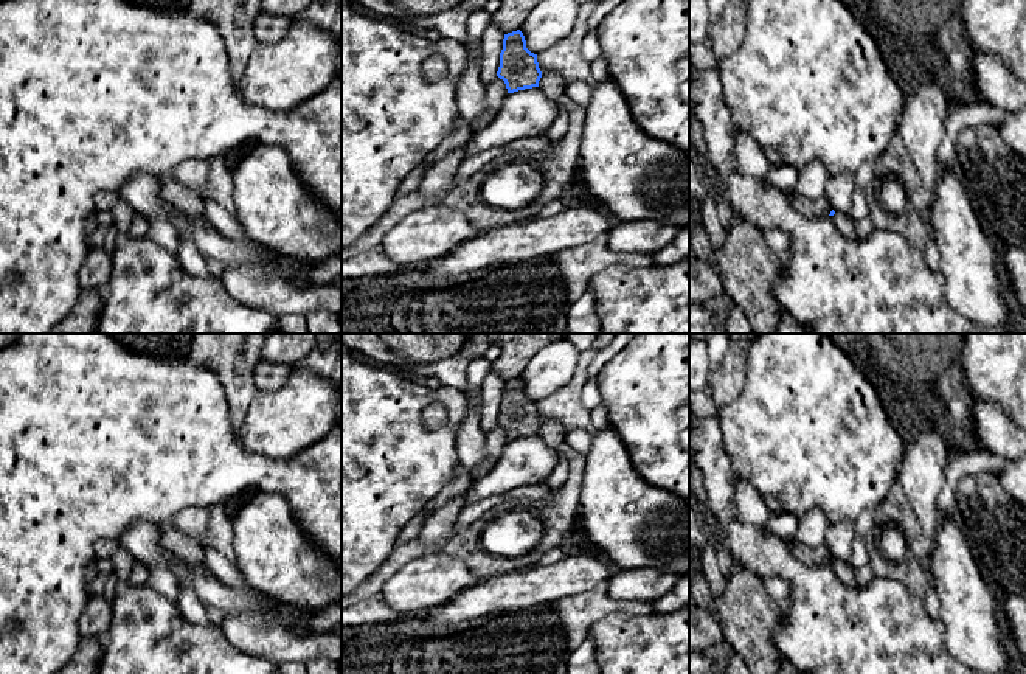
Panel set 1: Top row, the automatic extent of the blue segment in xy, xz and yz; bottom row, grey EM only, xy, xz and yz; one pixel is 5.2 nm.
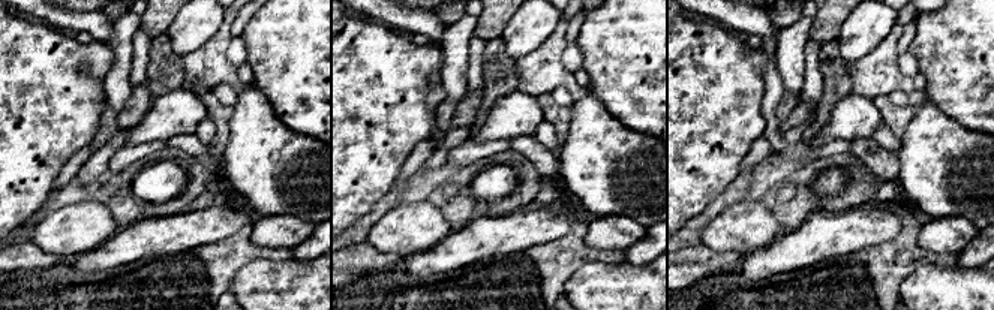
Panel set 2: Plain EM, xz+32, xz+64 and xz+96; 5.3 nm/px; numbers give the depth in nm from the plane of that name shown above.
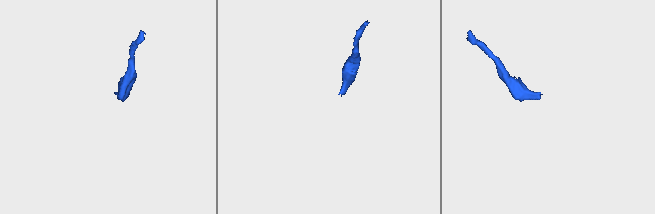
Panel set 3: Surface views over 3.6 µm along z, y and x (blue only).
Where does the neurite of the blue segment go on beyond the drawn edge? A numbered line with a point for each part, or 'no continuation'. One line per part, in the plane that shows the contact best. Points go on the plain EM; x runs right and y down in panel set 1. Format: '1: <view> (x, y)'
1: yz (843, 570)

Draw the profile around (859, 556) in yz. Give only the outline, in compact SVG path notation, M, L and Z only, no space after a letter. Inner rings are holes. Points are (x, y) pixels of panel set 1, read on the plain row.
M863 537L854 539L852 553L851 553L851 558L847 559L847 564L852 568L860 568L869 564L869 554L868 554L868 548L866 548Z

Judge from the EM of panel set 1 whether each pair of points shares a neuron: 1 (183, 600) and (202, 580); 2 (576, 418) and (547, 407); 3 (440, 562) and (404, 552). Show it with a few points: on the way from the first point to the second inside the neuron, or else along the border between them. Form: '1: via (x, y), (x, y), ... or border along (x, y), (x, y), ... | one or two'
1: border along (177, 578), (201, 600) | two
2: via (568, 410), (565, 407), (554, 407) | one
3: border along (436, 550), (412, 558), (390, 576) | two

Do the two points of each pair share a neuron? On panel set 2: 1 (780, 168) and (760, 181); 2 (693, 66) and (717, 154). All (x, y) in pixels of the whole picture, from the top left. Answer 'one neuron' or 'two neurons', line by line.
1: one neuron
2: one neuron

